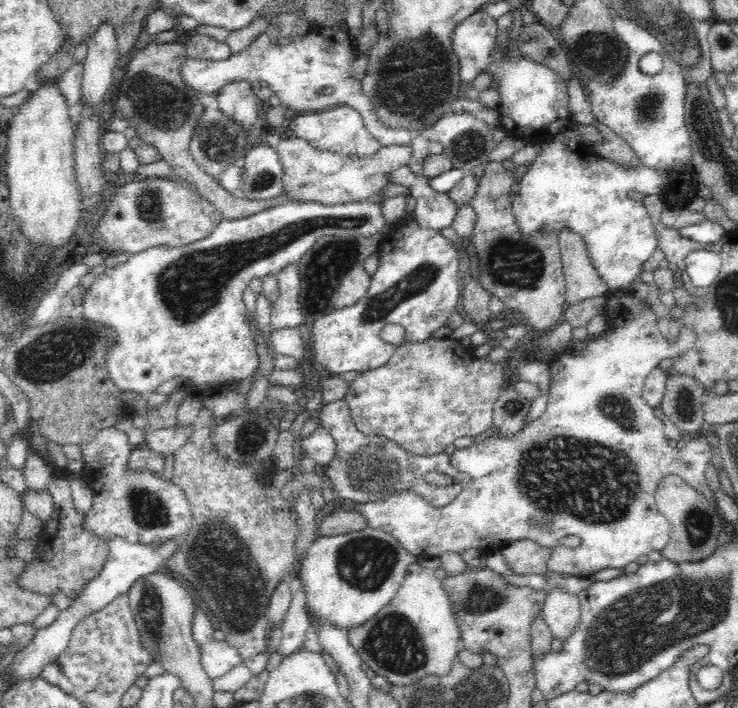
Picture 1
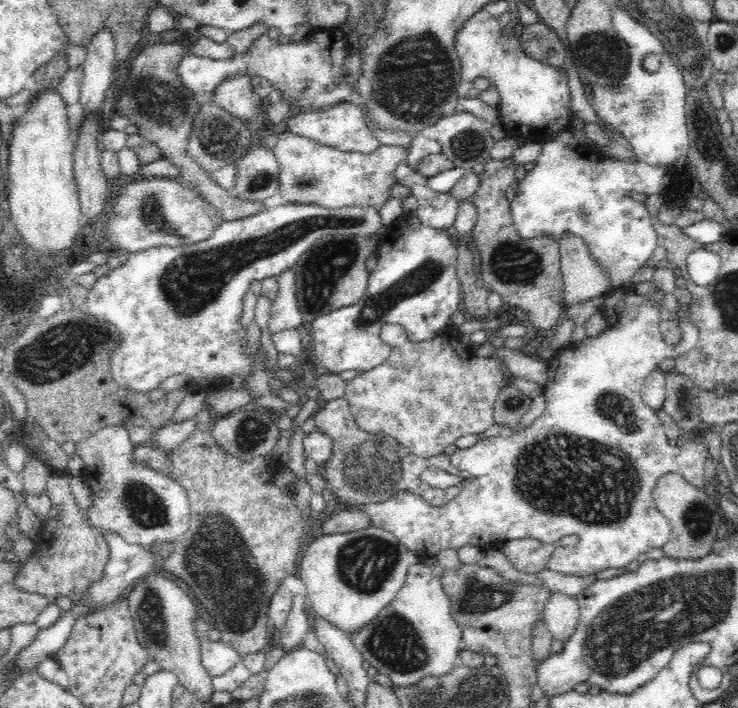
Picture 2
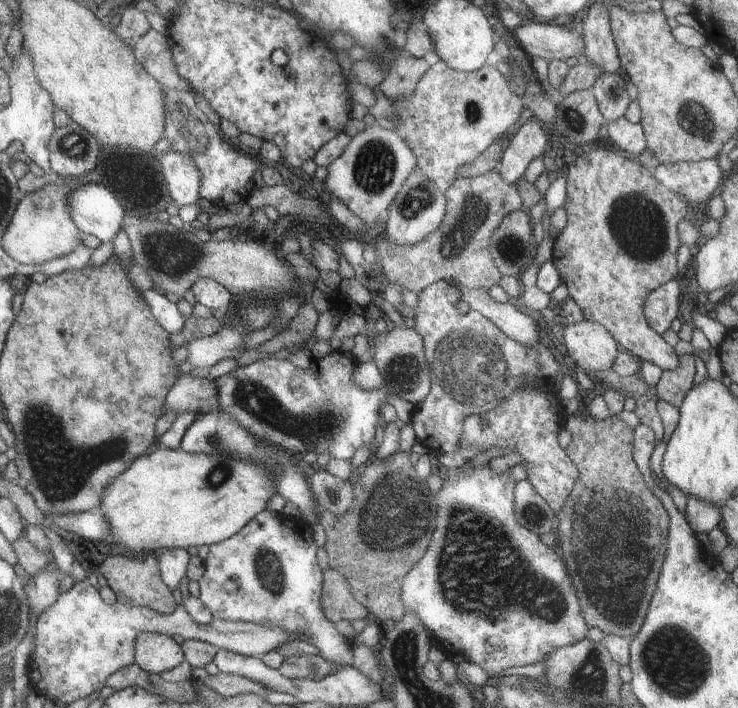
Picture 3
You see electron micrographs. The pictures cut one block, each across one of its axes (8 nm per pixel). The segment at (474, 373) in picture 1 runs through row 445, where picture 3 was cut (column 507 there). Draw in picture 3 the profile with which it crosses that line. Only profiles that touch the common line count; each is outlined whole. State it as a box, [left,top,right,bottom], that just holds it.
[433,378,580,513]

